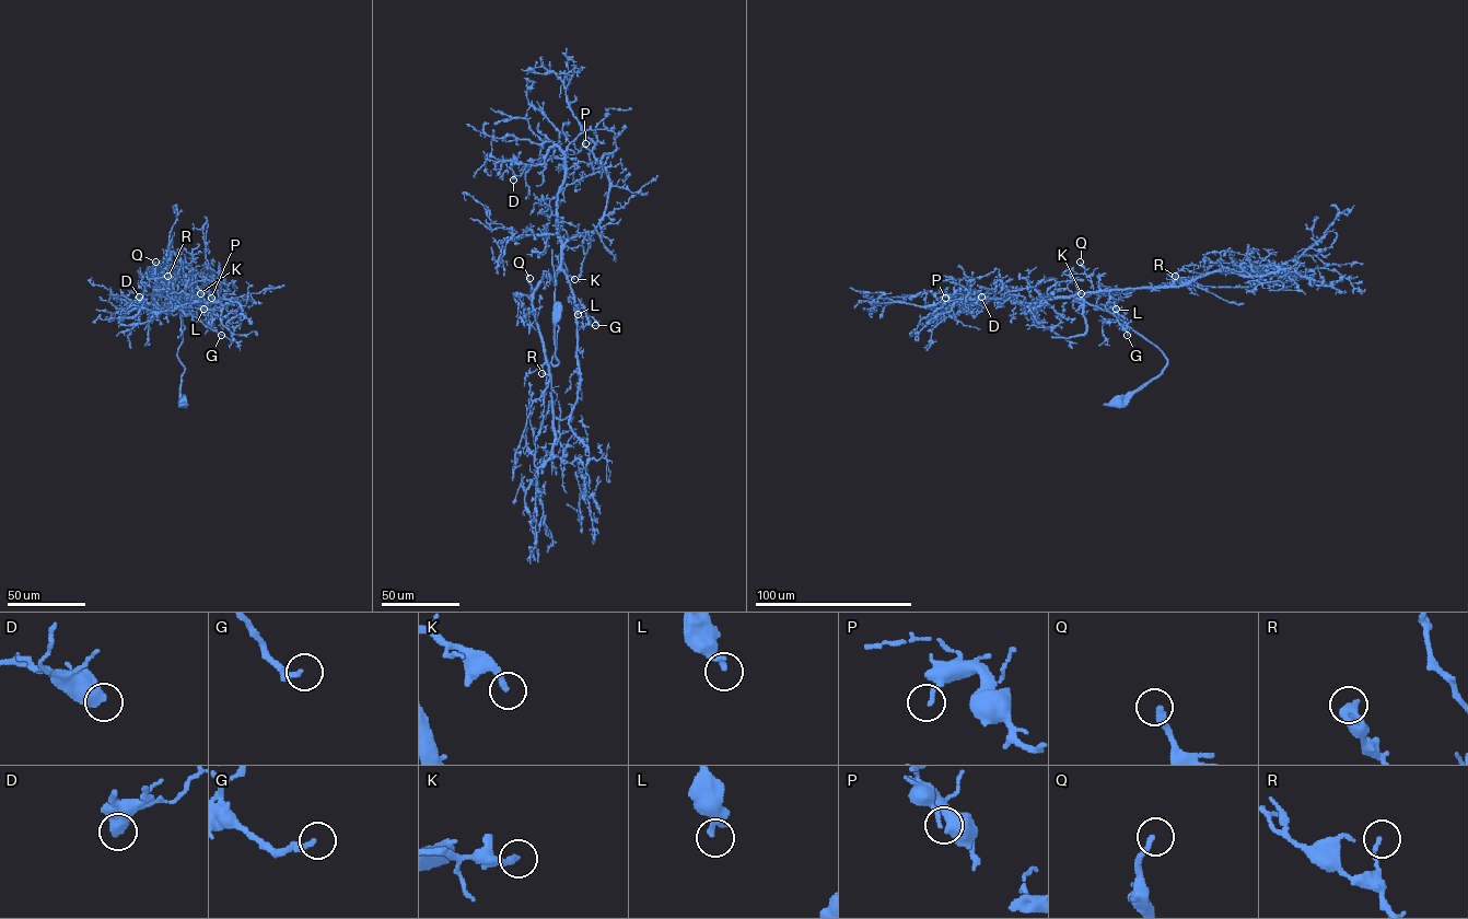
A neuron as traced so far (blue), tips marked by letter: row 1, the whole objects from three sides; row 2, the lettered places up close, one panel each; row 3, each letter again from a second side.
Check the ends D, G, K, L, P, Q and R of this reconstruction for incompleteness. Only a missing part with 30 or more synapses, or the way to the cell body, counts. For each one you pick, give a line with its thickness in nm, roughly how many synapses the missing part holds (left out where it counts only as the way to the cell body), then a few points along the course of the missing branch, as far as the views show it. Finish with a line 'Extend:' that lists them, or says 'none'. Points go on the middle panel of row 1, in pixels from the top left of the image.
K: 260 nm thick; about 60 synapses; missing branch runs (574, 279), (596, 295), (597, 307)
Q: 240 nm thick; about 35 synapses; missing branch runs (529, 278), (526, 279), (526, 274), (539, 265)
Extend: K, Q

